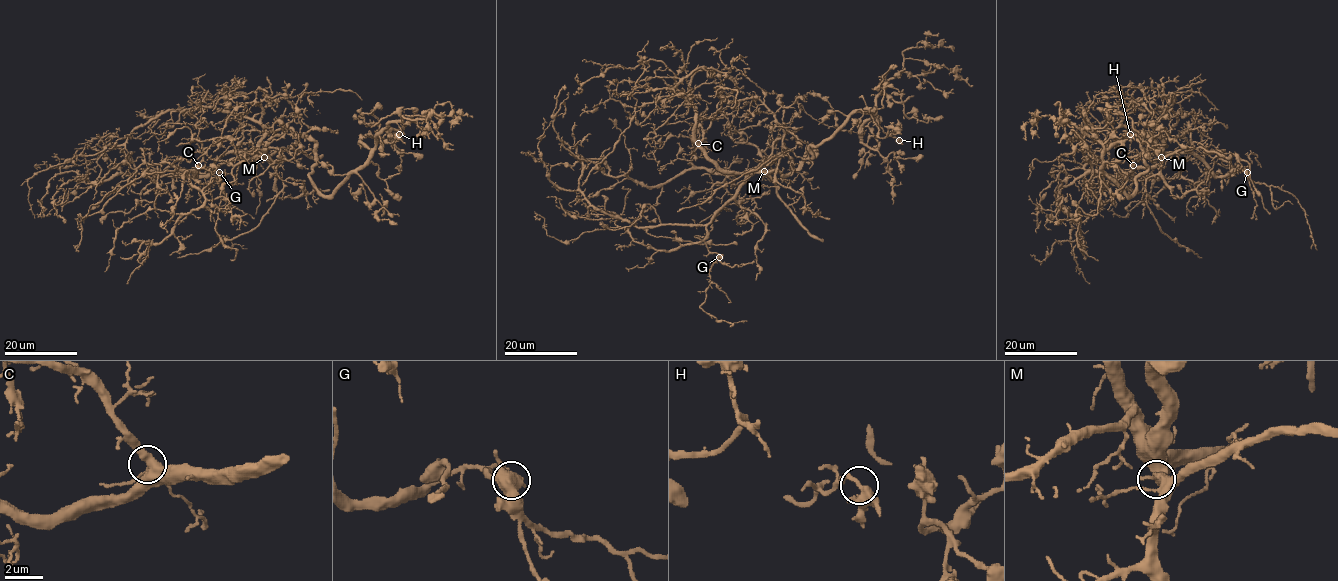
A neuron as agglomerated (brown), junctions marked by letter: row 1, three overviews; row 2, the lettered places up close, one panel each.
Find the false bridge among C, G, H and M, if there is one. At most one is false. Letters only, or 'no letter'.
no letter

